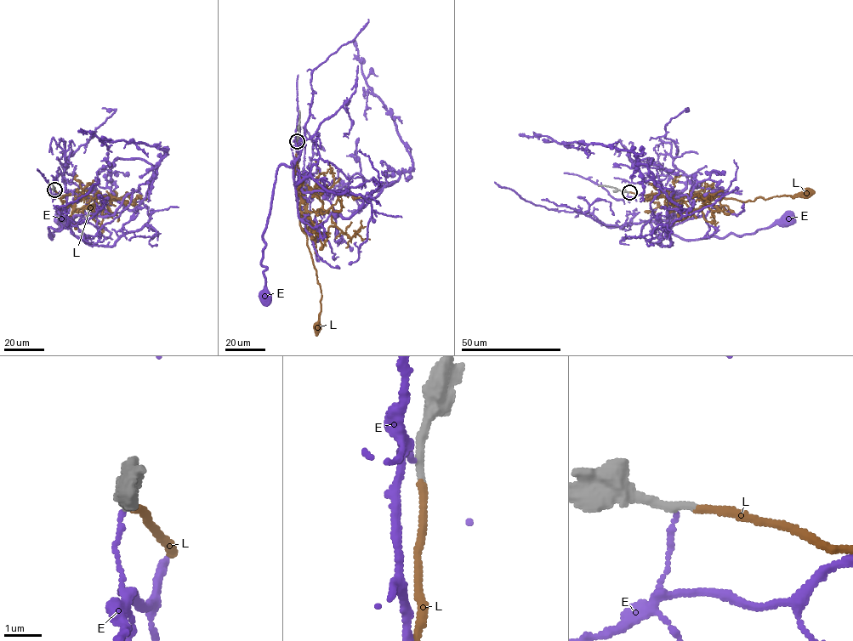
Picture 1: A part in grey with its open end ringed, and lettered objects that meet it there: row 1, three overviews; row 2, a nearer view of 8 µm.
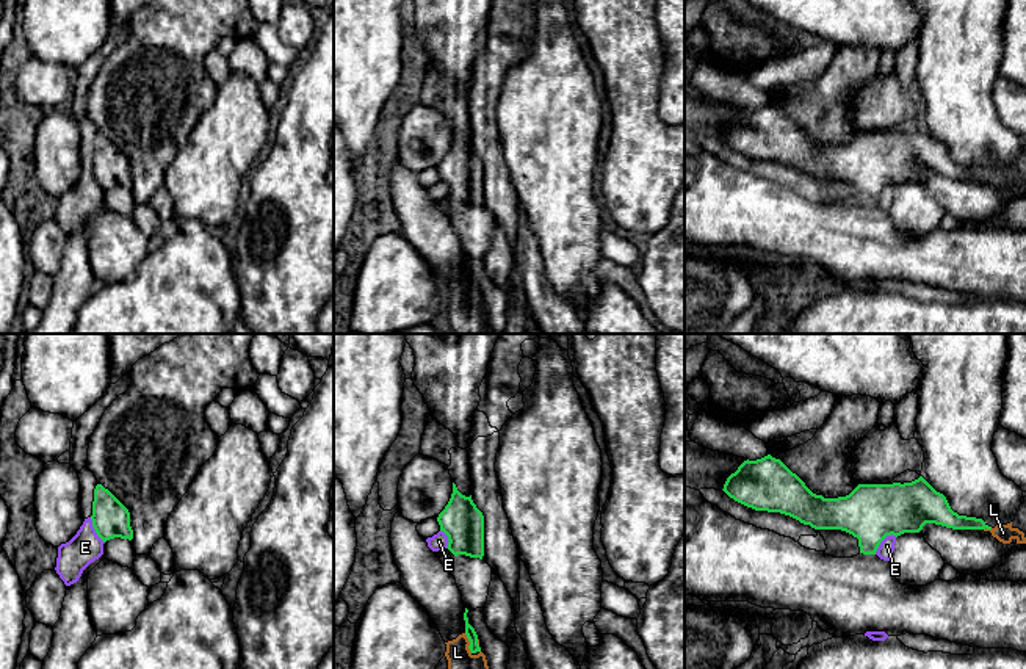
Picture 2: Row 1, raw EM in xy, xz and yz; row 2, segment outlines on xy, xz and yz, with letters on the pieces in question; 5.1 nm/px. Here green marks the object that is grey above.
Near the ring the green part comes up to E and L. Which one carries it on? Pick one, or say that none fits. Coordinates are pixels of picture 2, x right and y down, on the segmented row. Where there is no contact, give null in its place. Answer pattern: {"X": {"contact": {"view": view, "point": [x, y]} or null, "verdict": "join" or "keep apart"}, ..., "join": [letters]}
{"E": {"contact": {"view": "yz", "point": [882, 539]}, "verdict": "keep apart"}, "L": {"contact": {"view": "xz", "point": [470, 643]}, "verdict": "join"}, "join": ["L"]}

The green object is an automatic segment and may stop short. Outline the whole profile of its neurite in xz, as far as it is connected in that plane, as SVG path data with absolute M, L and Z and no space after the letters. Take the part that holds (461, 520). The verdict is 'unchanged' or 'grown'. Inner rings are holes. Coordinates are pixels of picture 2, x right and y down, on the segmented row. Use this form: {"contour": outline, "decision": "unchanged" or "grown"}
{"contour": "M453 483L453 494L439 514L440 531L448 536L448 550L457 556L484 556L484 515L470 497L462 495Z", "decision": "unchanged"}

